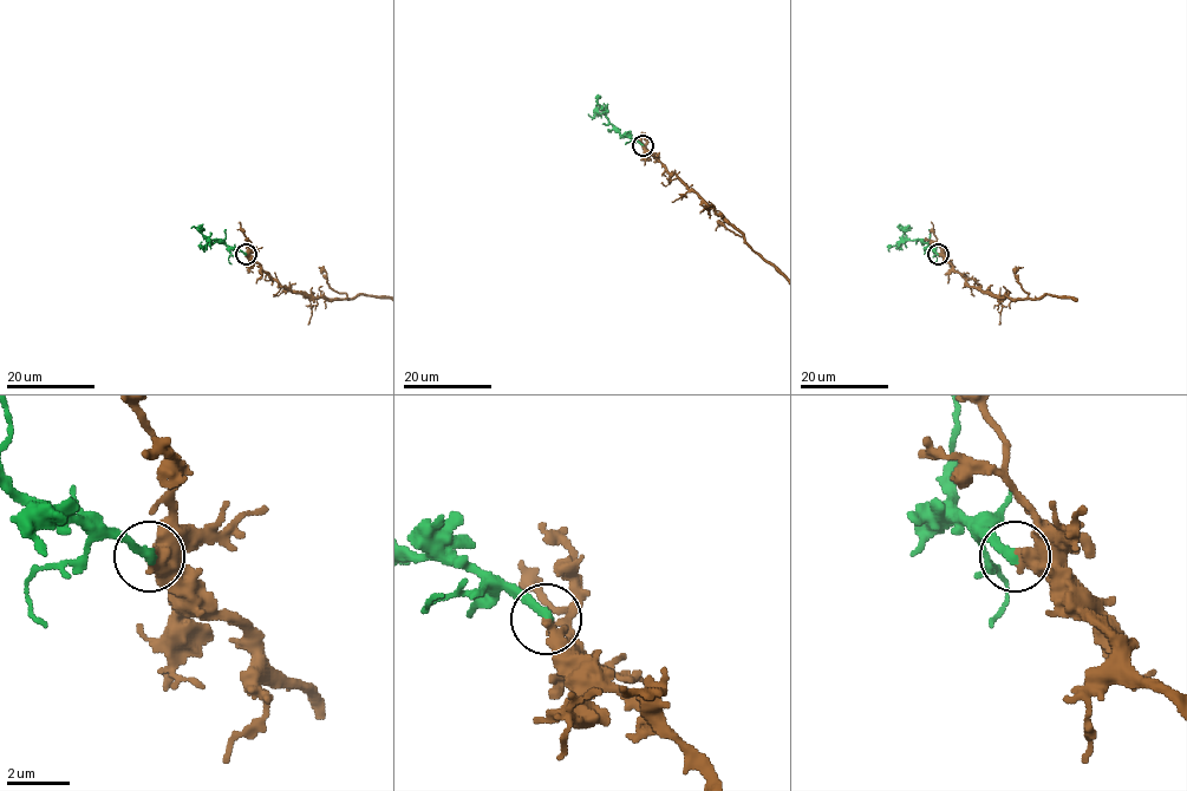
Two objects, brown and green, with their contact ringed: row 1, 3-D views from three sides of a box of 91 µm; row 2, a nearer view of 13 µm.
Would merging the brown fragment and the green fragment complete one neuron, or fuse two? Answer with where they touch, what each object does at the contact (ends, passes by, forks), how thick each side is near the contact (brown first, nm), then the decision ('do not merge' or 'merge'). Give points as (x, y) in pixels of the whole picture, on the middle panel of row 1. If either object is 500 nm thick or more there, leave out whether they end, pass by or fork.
place (643, 145); brown ends; green ends; calibres 480 and 320 nm; merge

